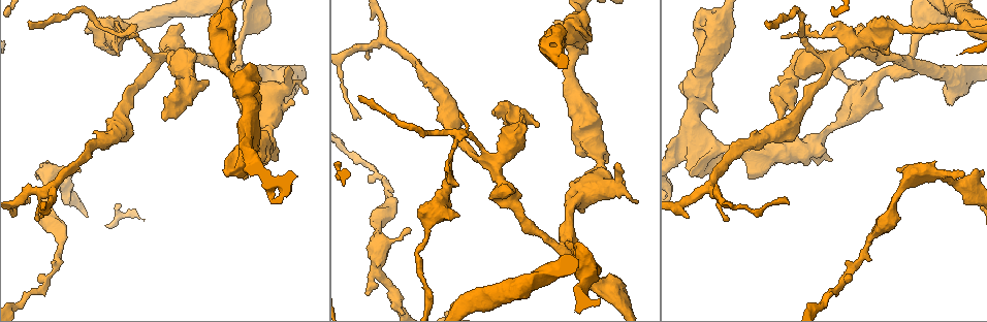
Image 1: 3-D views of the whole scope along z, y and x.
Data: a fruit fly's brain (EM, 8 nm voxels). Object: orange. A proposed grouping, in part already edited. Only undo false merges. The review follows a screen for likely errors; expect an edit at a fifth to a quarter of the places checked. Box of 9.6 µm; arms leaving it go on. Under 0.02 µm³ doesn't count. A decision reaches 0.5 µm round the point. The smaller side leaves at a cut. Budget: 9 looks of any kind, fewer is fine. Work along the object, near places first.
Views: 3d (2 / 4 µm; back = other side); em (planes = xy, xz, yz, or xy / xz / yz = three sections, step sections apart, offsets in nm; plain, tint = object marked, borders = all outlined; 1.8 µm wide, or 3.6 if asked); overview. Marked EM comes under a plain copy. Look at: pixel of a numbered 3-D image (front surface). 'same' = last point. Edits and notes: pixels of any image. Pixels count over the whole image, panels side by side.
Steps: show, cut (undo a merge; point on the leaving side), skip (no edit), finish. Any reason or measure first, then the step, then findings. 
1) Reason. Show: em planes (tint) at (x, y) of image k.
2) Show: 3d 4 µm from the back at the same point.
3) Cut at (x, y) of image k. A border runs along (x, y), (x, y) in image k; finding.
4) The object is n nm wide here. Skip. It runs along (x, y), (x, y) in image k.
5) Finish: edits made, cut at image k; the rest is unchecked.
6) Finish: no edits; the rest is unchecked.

Looks like a crossing. Show: em xz step 4 (tint) at (909, 70) of image 1.

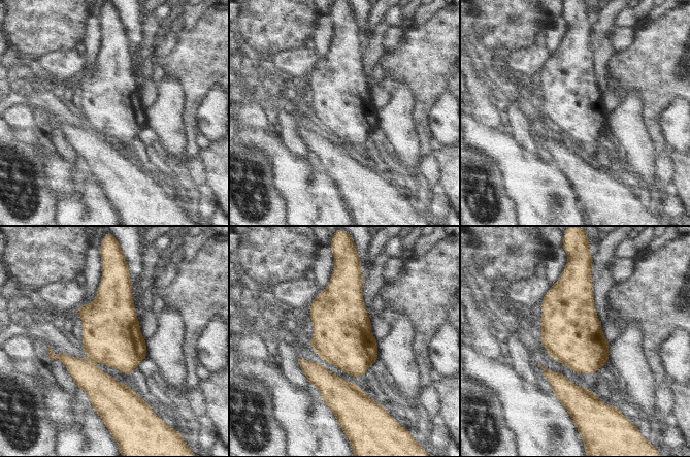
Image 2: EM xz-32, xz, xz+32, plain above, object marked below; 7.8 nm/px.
Show: em planes (tint) at the same point.

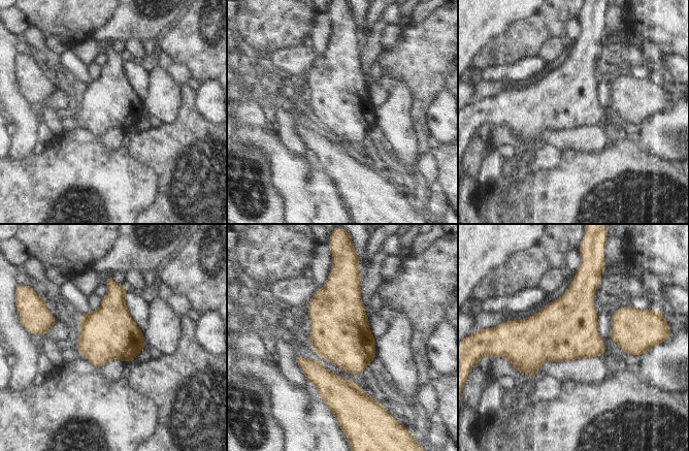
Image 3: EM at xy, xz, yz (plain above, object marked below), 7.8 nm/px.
Skip. Continuous, no second neuron.

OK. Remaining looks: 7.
Side arm on a straight run. Show: em planes (tint) at (711, 35) of image 1.

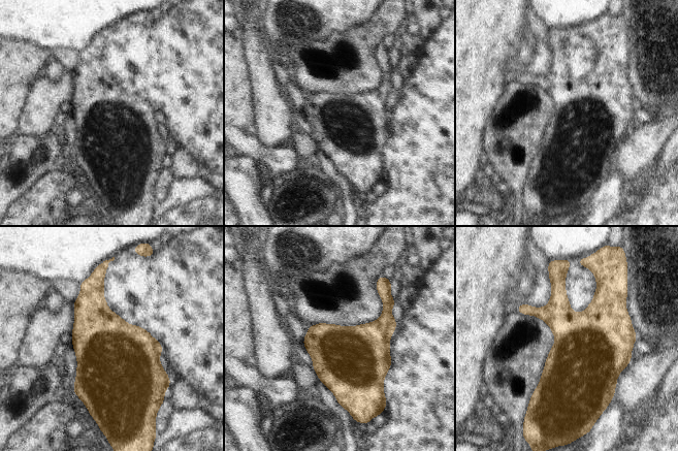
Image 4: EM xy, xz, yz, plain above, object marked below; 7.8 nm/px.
Skip. One neuron here.

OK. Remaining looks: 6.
Sharp bend. Show: em 3.6 µm planes (tint) at (709, 148) of image 1.

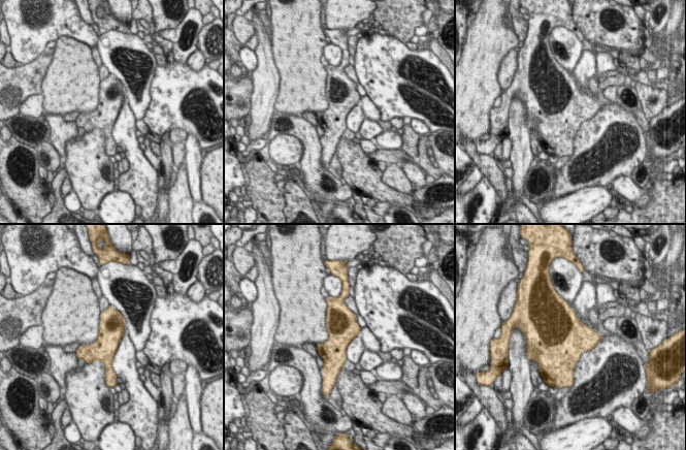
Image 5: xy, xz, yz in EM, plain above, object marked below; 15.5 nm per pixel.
The object is 380 nm wide here. Skip. All the same neuron.

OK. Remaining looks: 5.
Sharp bend. Show: em planes (tint) at (127, 31) of image 1.

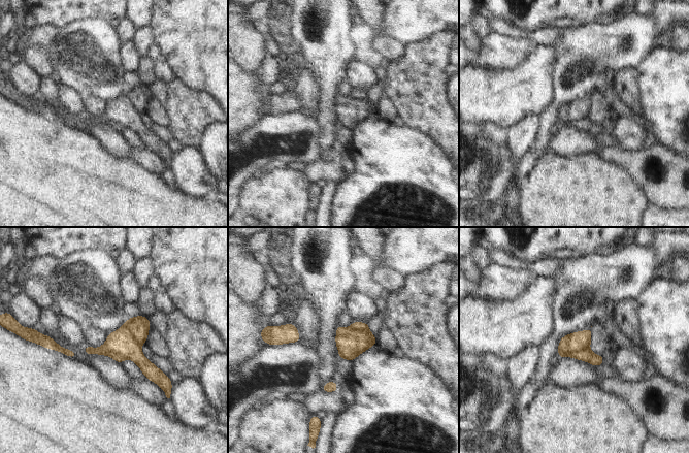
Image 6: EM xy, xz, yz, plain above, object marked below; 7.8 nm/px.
The object is 200 nm wide here. Cut at (587, 355) of image 6. A border runs along (588, 348), (568, 356), (558, 355) in image 6; a second neuron is stuck on.

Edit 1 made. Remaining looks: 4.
Finish: edits made, cut at image 6; the rest is unchecked.

